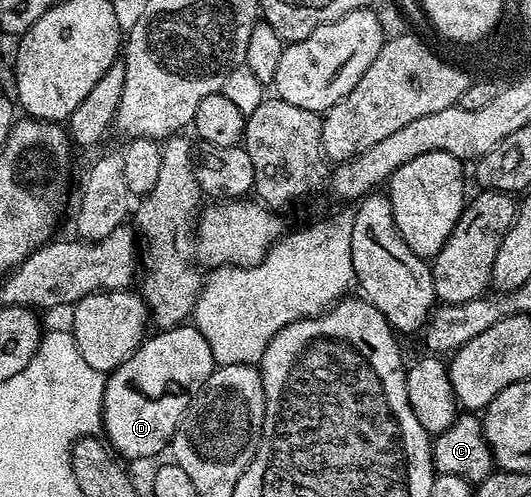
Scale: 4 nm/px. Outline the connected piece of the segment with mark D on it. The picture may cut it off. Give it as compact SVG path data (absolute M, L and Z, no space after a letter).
M184 322L178 328L159 330L154 334L148 335L138 350L106 377L102 431L107 432L106 443L127 462L147 460L170 445L171 437L182 422L187 407L217 367L213 350L209 350L209 342L205 342L205 334L201 334L194 323Z

